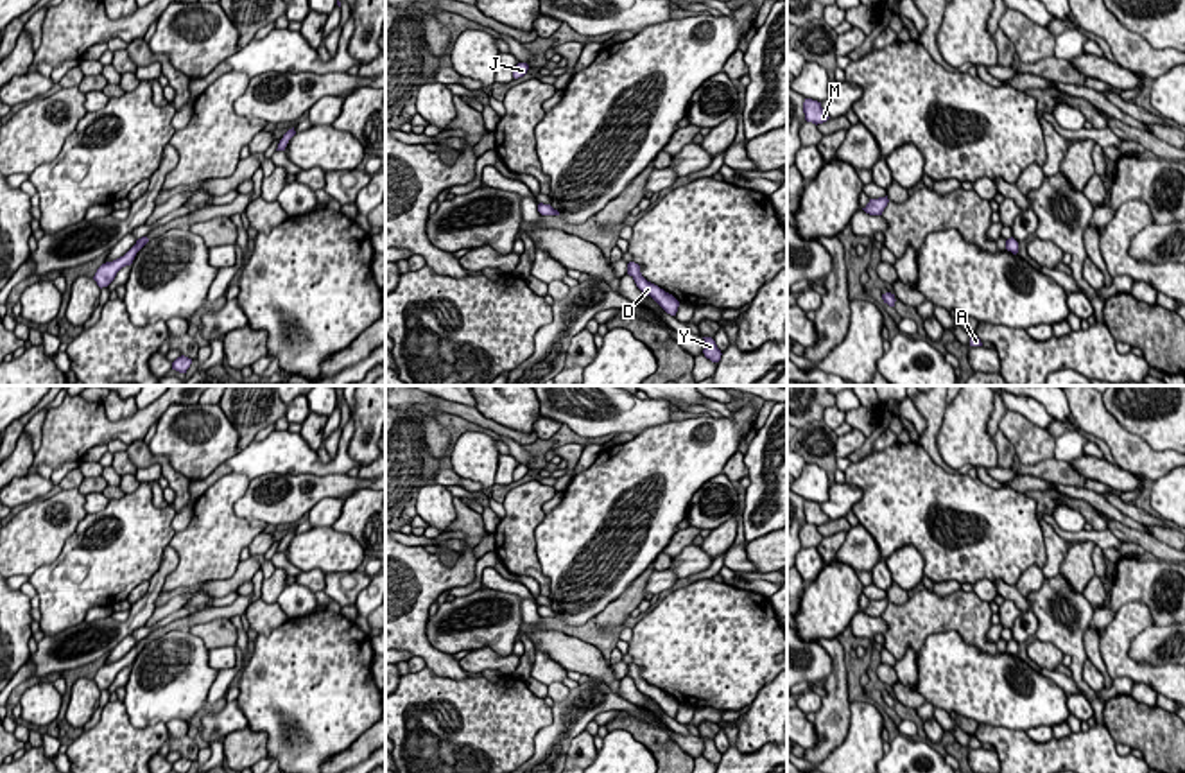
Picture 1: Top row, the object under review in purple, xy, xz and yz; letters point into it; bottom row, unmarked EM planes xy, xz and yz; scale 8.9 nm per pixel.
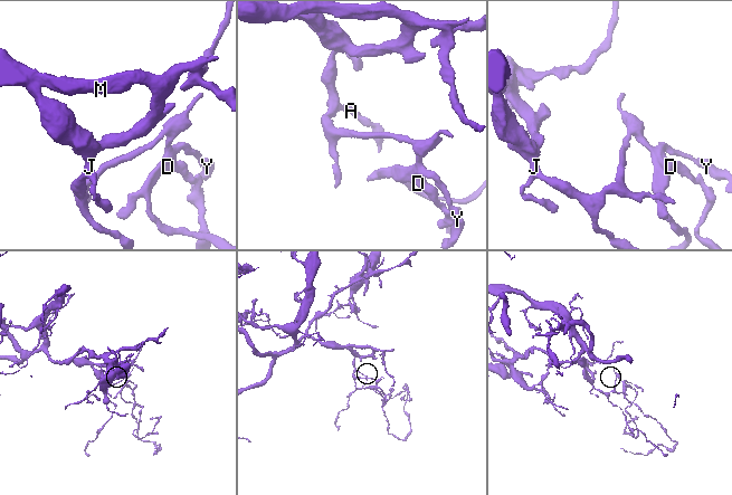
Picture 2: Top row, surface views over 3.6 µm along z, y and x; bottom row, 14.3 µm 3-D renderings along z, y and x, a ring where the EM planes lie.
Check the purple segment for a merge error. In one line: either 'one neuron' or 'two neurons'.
two neurons

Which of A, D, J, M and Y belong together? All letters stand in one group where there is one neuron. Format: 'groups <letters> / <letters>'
groups A J M / D Y

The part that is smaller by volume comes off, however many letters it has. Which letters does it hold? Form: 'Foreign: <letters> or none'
Foreign: D, Y

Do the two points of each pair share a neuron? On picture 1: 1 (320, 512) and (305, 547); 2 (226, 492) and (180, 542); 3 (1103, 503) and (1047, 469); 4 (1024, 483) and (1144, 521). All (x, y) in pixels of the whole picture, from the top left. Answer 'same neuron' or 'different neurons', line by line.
1: different neurons
2: same neuron
3: same neuron
4: same neuron

